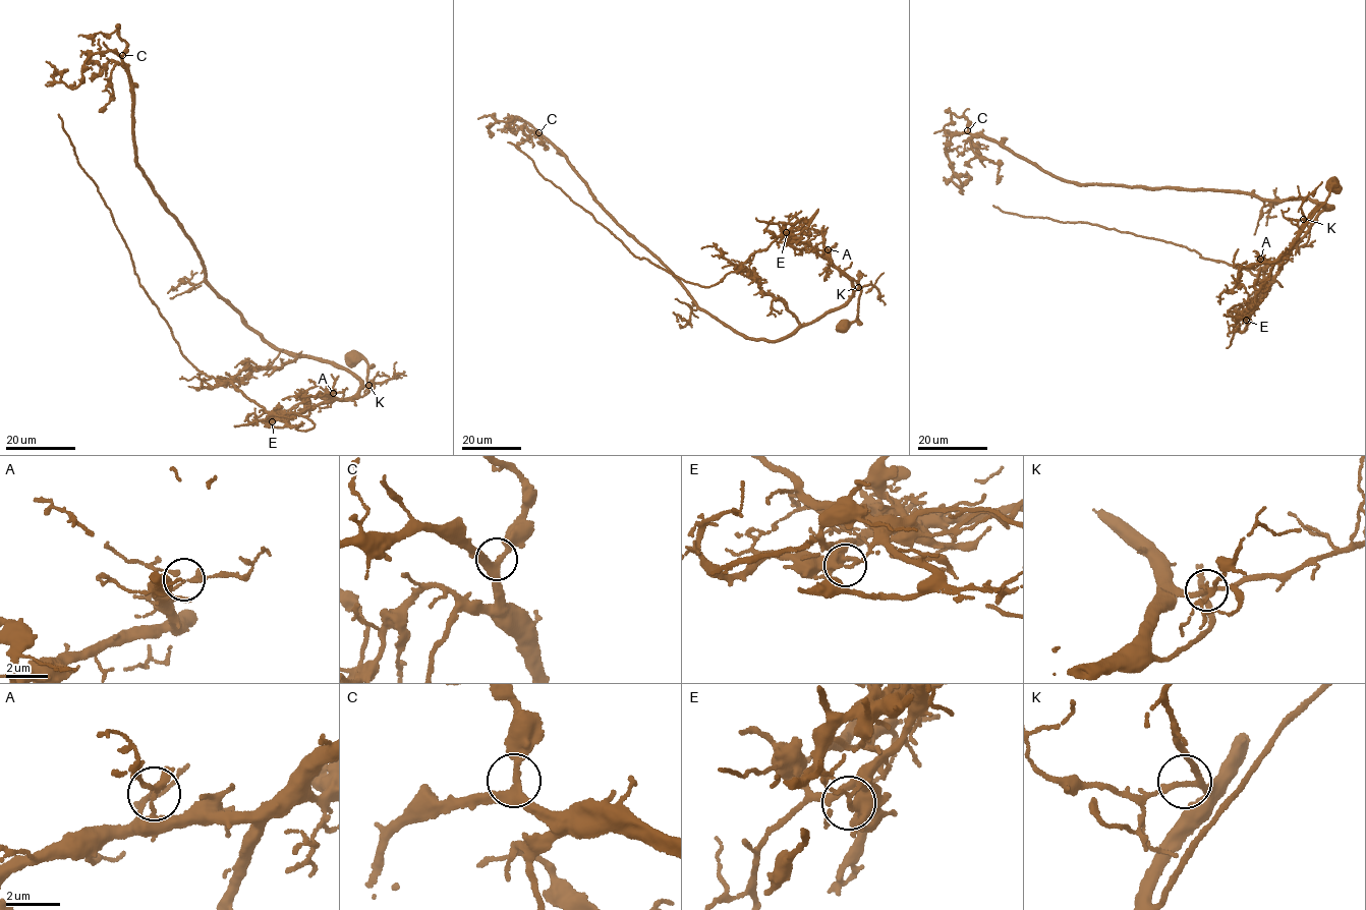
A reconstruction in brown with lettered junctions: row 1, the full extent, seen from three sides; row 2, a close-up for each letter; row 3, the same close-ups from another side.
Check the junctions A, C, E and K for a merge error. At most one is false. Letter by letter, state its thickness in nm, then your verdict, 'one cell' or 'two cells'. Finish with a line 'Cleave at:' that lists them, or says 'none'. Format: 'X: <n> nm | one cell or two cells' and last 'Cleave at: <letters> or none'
A: 160 nm | one cell
C: 280 nm | one cell
E: 170 nm | two cells
K: 190 nm | one cell
Cleave at: E

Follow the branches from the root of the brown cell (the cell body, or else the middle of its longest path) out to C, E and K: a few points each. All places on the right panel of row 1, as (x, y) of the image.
C: (1332, 185), (1328, 180), (1329, 195), (1300, 235), (1315, 208), (1332, 208), (1240, 191), (1082, 184), (967, 130)
E: (1332, 185), (1328, 180), (1330, 193), (1325, 203), (1271, 267), (1246, 321)
K: (1332, 185), (1328, 180), (1329, 195), (1300, 235), (1299, 229), (1306, 220), (1303, 219)

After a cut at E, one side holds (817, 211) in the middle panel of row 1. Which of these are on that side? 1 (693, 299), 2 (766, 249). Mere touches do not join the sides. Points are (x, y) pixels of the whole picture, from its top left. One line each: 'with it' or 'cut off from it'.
1: cut off from it
2: with it

